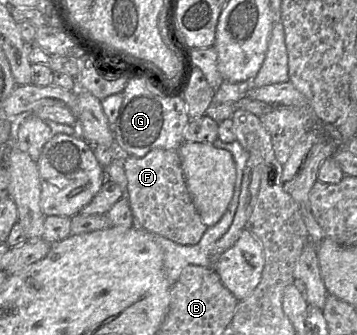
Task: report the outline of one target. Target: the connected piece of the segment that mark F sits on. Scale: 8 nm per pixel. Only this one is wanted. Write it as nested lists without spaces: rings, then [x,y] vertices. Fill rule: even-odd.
[[[153,149],[144,157],[125,156],[127,199],[142,229],[181,245],[195,245],[207,226],[189,194],[177,150]]]

